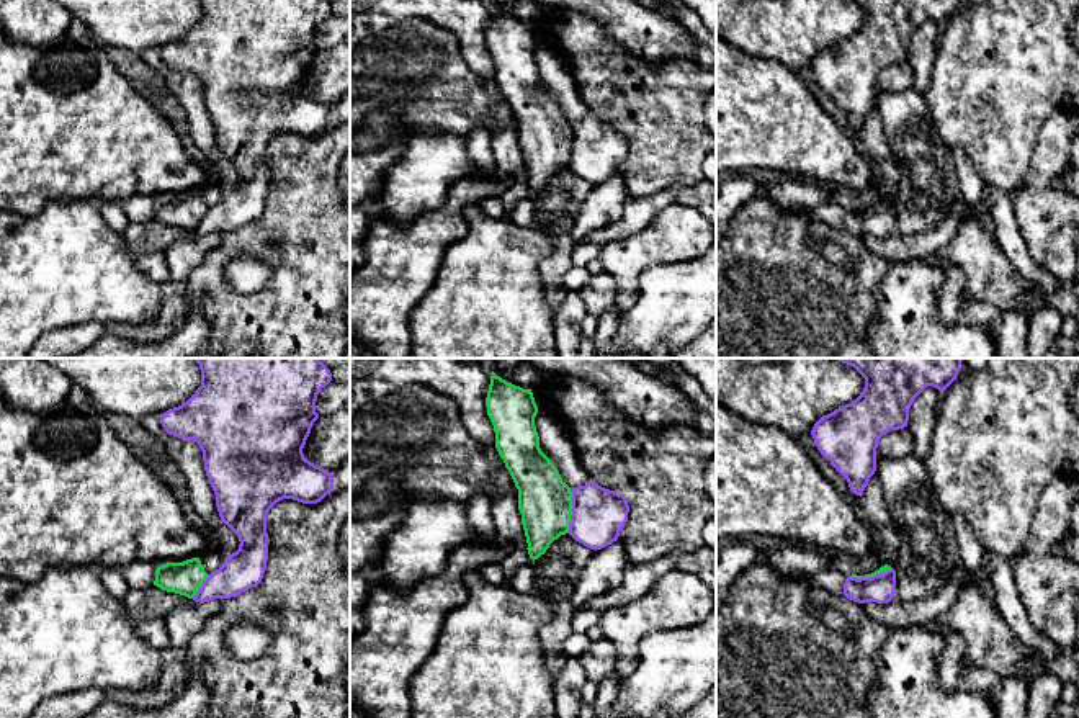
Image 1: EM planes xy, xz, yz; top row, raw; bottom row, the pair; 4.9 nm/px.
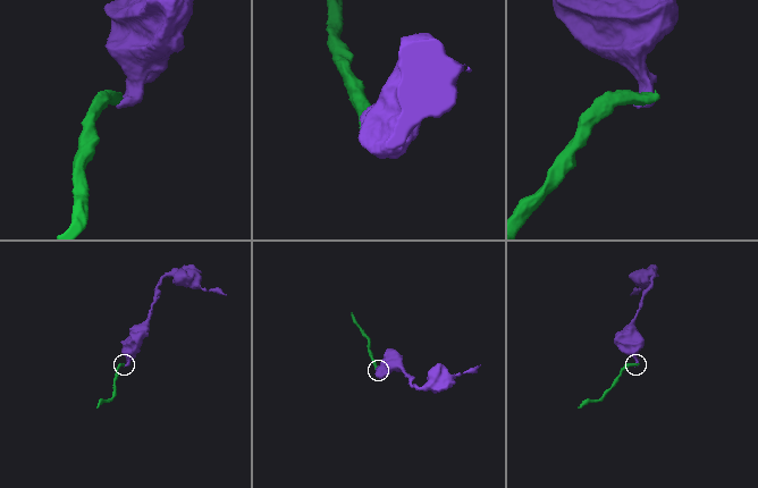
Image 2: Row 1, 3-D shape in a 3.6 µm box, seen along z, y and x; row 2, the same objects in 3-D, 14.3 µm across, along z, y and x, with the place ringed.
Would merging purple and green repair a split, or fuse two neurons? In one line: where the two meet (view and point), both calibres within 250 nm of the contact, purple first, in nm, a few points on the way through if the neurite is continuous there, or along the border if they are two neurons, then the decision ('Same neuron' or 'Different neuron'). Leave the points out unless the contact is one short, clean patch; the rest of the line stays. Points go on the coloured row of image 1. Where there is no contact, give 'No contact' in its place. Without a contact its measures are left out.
Touches purple at xz (573, 511). Thickness 260 nm (purple) against 280 nm. Boundary: xz (571, 489), (571, 524), (566, 532). Different neuron

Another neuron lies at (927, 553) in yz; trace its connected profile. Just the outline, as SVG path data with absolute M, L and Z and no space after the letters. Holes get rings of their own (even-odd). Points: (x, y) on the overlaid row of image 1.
M914 455L880 461L878 478L889 520L899 532L891 602L930 597L960 563L951 517L935 497L924 461Z

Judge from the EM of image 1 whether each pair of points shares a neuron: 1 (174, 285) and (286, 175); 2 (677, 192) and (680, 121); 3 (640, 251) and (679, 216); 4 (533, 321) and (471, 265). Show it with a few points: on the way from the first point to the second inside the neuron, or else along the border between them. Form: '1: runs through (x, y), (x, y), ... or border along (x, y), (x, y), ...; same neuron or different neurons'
1: border along (221, 234), (221, 241), (195, 269); different neurons
2: border along (698, 182), (669, 185), (649, 195), (640, 195); different neurons
3: runs through (649, 246), (669, 226); same neuron
4: runs through (519, 313), (486, 280); same neuron

